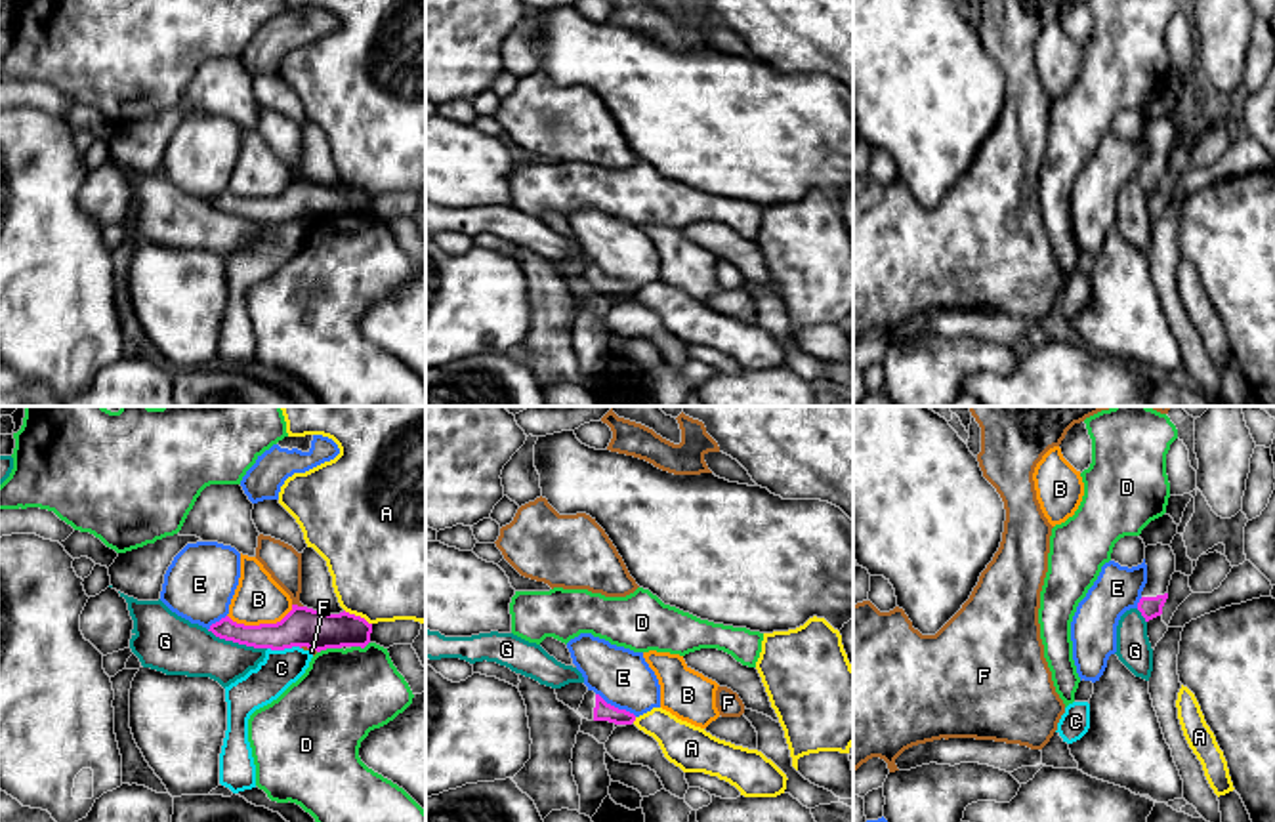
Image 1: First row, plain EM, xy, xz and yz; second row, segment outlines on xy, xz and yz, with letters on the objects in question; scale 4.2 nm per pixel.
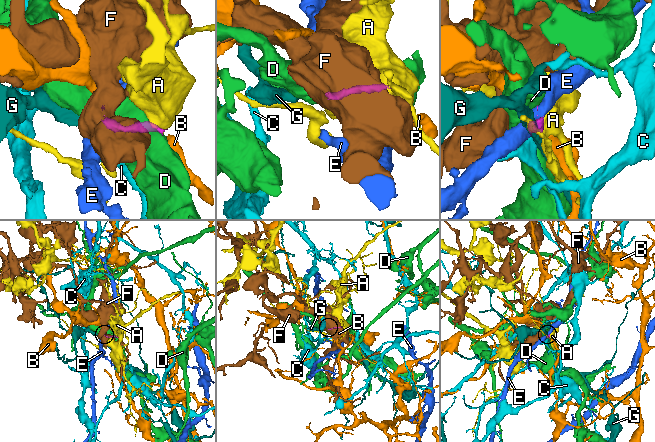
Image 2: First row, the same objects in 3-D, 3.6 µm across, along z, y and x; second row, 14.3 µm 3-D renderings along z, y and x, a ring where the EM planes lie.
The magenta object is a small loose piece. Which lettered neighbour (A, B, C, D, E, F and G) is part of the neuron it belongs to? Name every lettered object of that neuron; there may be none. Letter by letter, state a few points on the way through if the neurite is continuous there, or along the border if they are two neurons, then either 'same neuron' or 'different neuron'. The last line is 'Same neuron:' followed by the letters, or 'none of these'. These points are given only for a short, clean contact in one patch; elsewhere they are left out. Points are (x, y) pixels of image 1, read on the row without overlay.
A: different neuron
B: along xy (292, 178), (275, 195), (237, 197), (228, 189) | different neuron
C: along xy (268, 220), (300, 222) | different neuron
D: different neuron
E: along xz (596, 266), (636, 288) | different neuron
F: along xy (292, 176), (302, 180) | different neuron
G: different neuron
Same neuron: none of these

